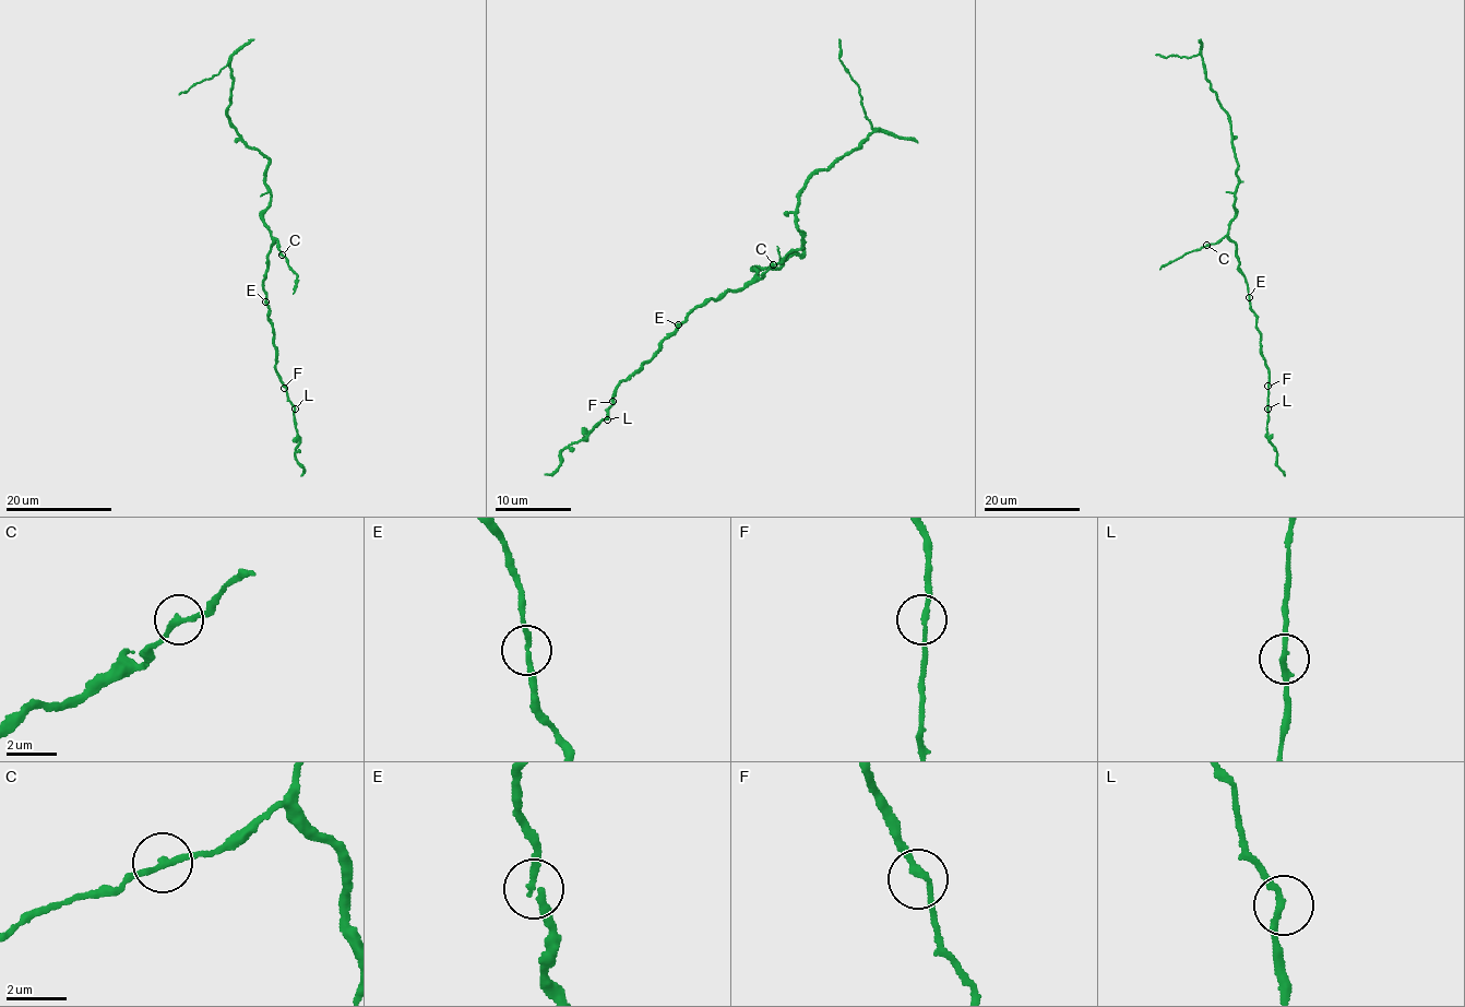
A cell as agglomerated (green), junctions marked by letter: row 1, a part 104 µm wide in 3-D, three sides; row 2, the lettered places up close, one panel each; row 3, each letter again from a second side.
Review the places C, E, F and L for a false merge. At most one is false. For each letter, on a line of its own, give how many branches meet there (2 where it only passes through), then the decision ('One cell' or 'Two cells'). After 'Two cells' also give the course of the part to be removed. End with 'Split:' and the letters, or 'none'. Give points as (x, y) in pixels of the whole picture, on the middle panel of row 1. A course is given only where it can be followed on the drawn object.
C: Branches: 2. One cell
E: Branches: 2. One cell
F: Branches: 2. One cell
L: Branches: 2. One cell
Split: none

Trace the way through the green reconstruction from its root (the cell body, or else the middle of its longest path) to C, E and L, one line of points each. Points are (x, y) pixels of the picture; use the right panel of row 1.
C: (1228, 233), (1206, 245)
E: (1228, 233), (1228, 238), (1236, 246), (1239, 272), (1246, 279), (1249, 297)
L: (1228, 233), (1236, 246), (1239, 272), (1246, 279), (1260, 332), (1269, 376), (1267, 409)

